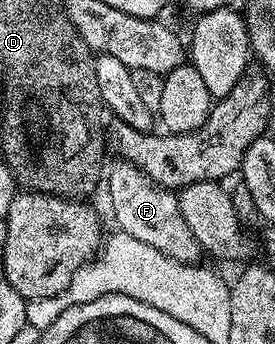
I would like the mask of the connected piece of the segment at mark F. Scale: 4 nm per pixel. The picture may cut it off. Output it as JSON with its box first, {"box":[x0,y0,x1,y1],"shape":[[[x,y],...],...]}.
{"box":[107,162,203,263],"shape":[[[117,162],[111,168],[107,172],[107,184],[109,180],[109,204],[113,207],[114,218],[117,219],[116,227],[131,238],[139,238],[139,242],[147,242],[147,246],[155,246],[155,250],[179,262],[198,263],[203,256],[201,246],[191,234],[187,222],[183,222],[177,196],[151,182],[147,174],[143,174],[133,164]]]}

